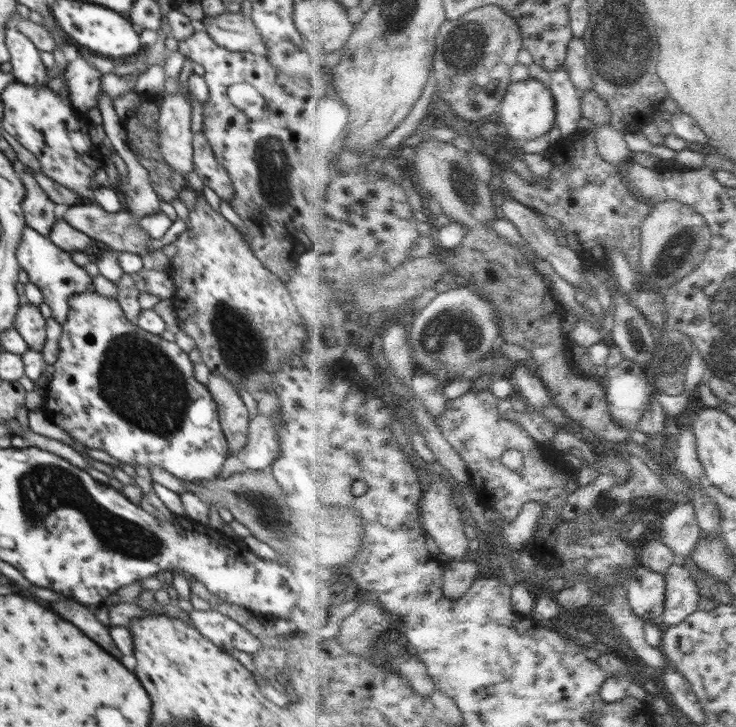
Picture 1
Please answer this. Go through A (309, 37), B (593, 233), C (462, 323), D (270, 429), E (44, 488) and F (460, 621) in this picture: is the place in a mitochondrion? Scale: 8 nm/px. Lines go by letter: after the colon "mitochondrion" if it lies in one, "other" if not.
A: other
B: other
C: mitochondrion
D: other
E: mitochondrion
F: other

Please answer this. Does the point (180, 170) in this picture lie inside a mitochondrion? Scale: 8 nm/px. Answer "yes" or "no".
no

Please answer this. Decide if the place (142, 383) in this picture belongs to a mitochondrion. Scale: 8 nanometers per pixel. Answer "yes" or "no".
yes

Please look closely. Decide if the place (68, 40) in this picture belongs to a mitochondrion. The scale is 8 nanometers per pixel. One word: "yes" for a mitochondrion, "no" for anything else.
no

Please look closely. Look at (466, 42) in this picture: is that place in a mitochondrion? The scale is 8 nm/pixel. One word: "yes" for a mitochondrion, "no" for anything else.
yes

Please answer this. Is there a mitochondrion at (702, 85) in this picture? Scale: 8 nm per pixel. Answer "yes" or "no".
no

